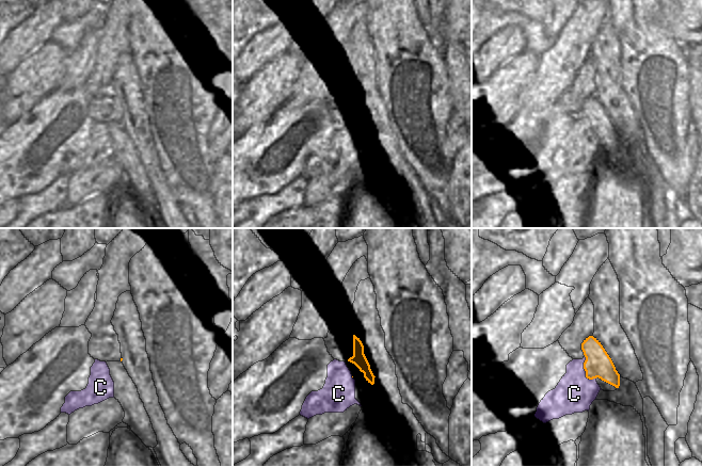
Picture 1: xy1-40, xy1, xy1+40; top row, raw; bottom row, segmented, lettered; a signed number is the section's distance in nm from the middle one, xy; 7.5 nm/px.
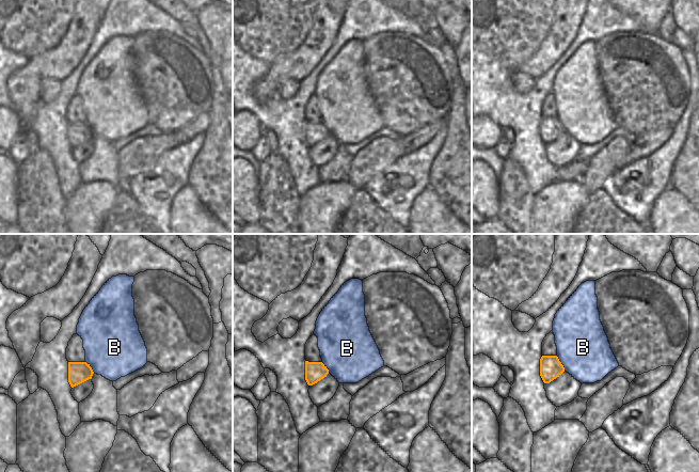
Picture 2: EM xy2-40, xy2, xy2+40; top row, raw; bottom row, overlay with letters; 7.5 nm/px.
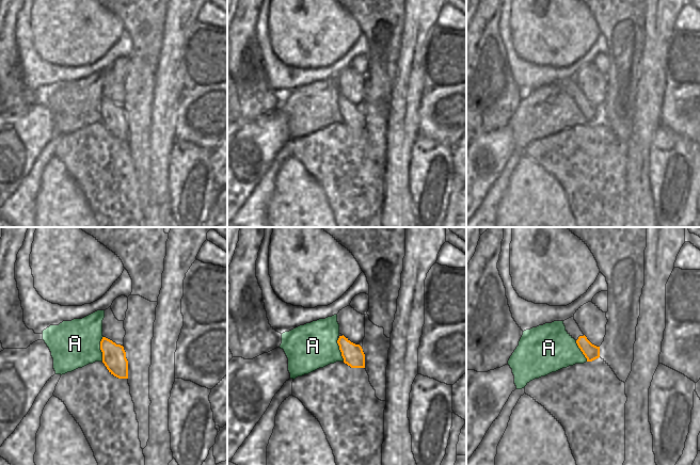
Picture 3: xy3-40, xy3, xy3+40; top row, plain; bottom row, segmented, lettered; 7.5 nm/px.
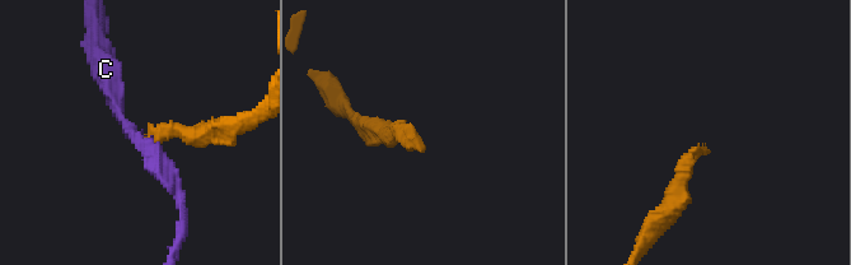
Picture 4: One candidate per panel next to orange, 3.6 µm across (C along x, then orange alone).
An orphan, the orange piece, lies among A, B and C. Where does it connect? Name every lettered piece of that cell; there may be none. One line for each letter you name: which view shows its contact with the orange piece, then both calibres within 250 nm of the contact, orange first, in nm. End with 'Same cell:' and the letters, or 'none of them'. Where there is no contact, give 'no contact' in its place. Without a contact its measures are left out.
Same cell: none of them

